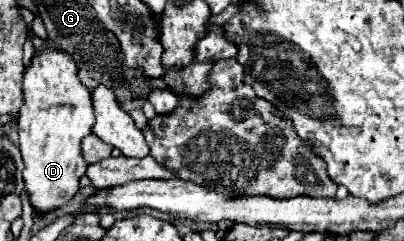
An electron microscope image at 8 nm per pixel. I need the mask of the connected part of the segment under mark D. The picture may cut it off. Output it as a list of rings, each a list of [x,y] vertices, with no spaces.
[[[46,39],[42,49],[34,51],[22,79],[24,105],[18,117],[20,153],[24,159],[24,187],[38,211],[50,211],[66,205],[78,191],[78,181],[86,171],[80,153],[80,141],[92,131],[90,91],[78,79],[74,57]]]

